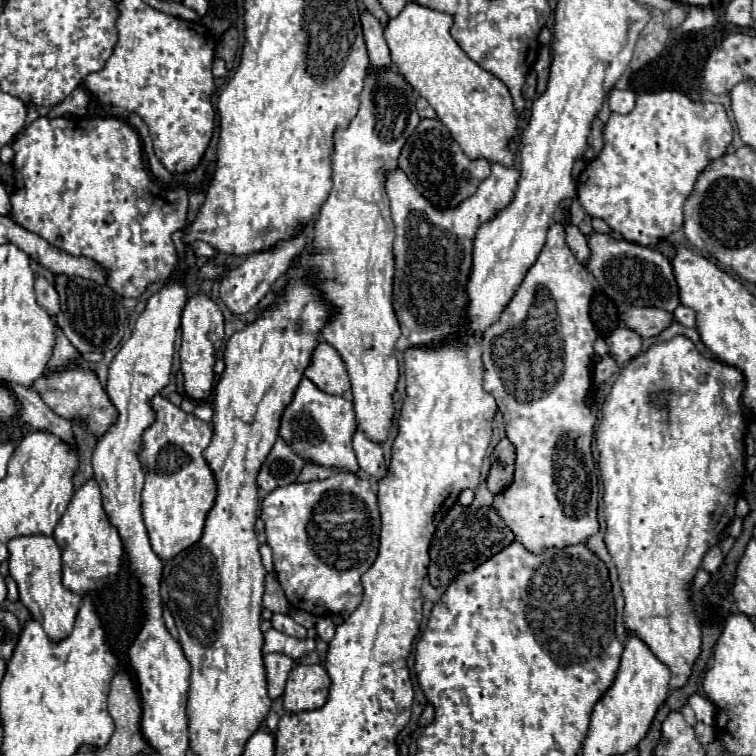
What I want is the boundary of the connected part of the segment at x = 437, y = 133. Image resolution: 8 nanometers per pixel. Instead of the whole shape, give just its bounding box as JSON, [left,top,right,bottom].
[399,119,491,207]

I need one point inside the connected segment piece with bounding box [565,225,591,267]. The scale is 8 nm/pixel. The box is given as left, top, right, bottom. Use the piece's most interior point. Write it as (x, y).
(576, 240)

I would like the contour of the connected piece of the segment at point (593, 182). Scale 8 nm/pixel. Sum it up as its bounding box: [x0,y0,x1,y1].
[577,91,733,247]

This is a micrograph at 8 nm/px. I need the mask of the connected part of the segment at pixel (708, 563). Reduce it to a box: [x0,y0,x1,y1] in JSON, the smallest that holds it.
[701,545,723,575]

